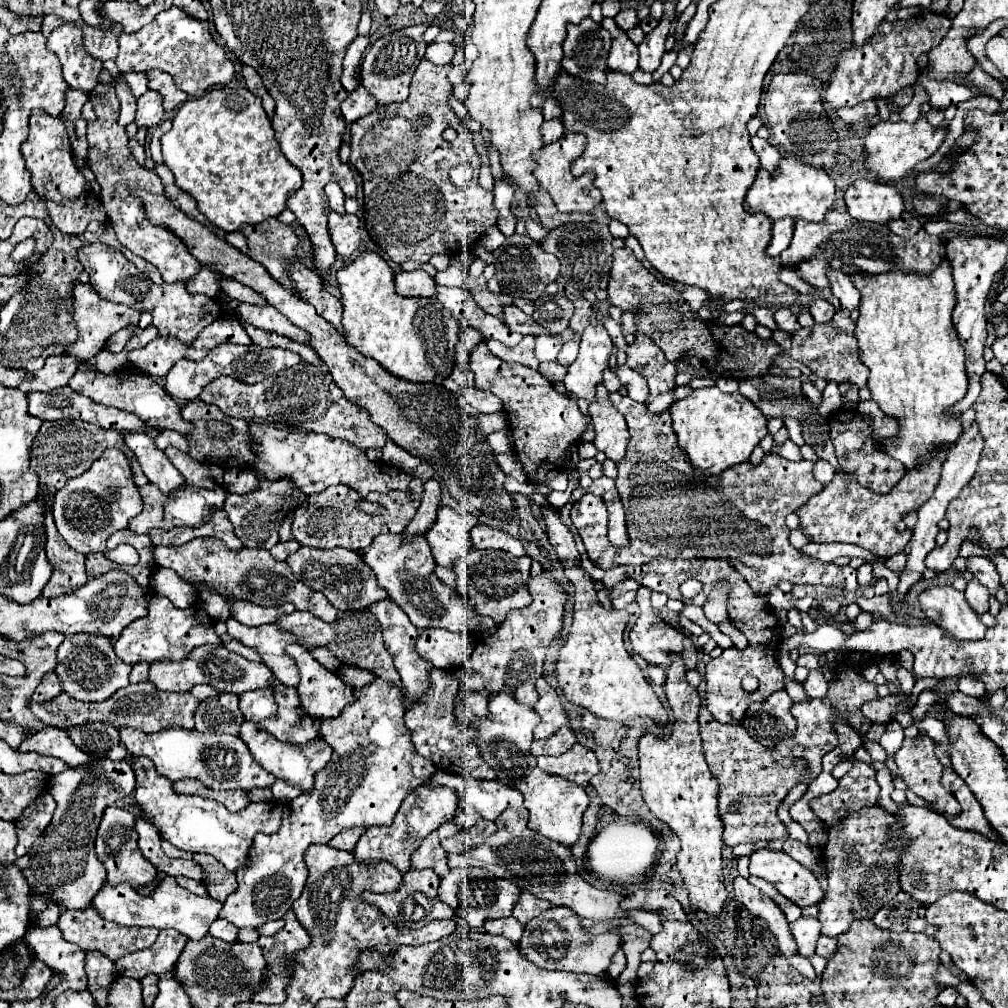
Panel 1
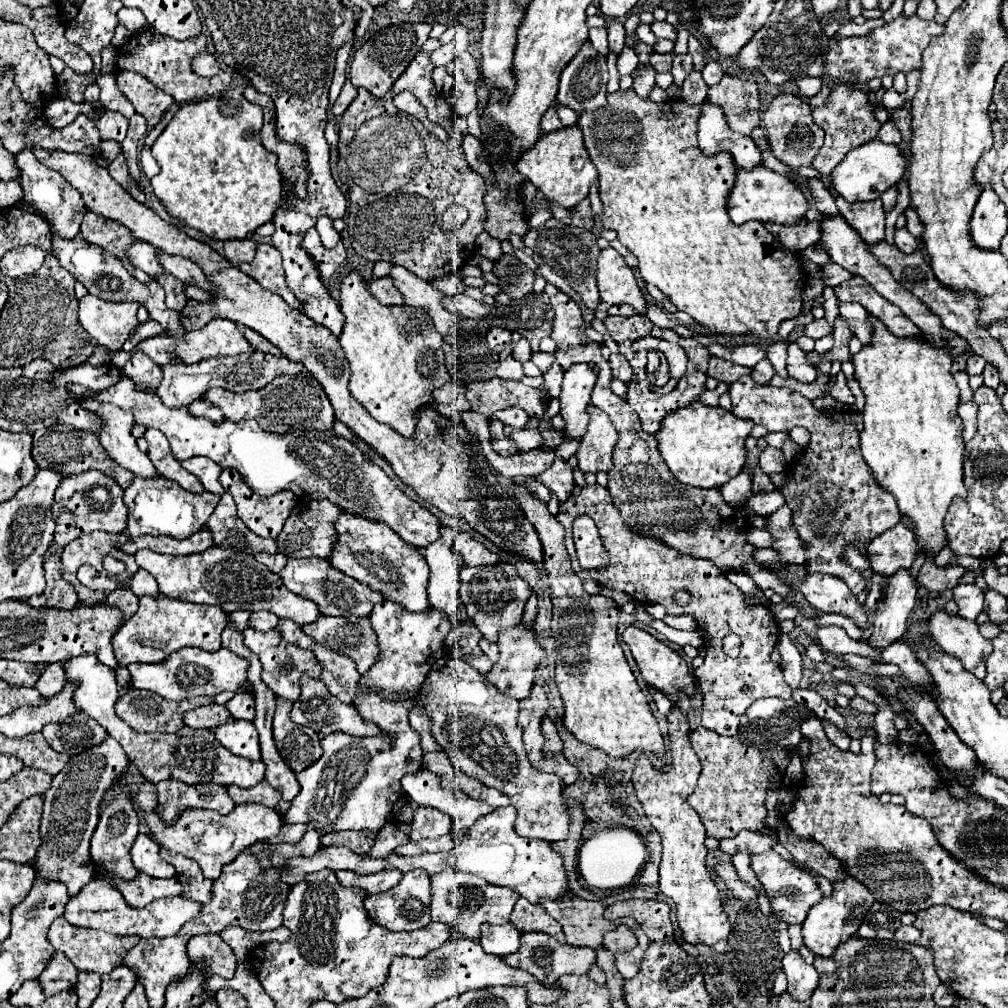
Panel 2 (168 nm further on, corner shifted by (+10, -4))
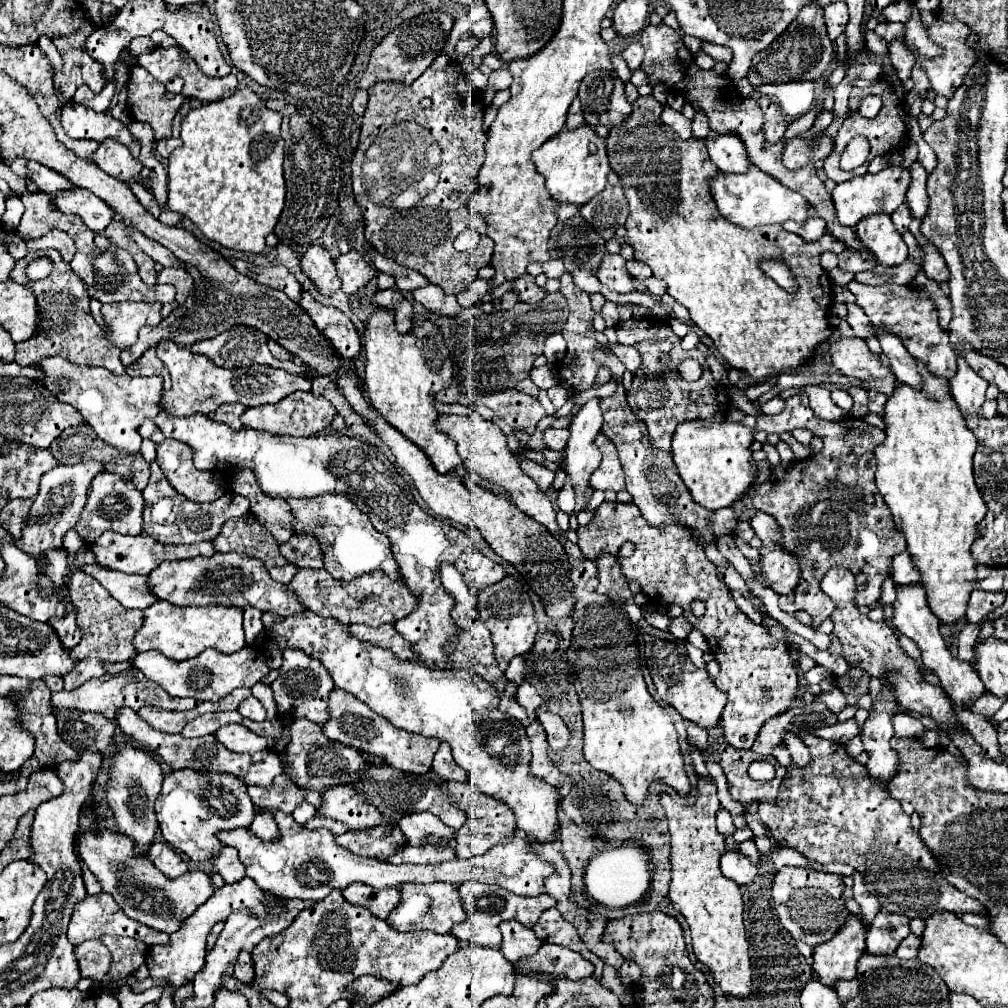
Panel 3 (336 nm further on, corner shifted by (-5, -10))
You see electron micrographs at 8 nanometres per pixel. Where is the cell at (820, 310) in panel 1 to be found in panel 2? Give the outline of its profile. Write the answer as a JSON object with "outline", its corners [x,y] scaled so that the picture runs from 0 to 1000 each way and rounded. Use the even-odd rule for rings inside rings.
{"outline":[[[807,317],[805,321],[801,321],[799,325],[799,333],[811,337],[811,335],[816,335],[816,333],[822,333],[826,331],[826,325],[822,323],[820,317]]]}

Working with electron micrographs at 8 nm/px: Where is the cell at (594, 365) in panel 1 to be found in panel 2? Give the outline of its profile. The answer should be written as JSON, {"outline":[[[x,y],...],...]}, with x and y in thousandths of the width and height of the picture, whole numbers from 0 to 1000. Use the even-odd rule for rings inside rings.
{"outline":[[[570,361],[561,369],[559,389],[557,389],[557,407],[555,411],[561,417],[561,435],[576,438],[576,433],[582,425],[582,403],[590,383],[590,369],[584,361]]]}

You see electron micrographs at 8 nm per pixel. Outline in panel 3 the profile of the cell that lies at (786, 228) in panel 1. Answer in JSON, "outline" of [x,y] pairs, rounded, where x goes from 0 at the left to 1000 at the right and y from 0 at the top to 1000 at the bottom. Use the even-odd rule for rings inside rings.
{"outline":[[[802,216],[798,222],[790,222],[790,220],[778,220],[778,228],[788,230],[792,234],[796,234],[798,238],[806,240],[806,238],[813,238],[819,232],[819,220],[815,216]]]}

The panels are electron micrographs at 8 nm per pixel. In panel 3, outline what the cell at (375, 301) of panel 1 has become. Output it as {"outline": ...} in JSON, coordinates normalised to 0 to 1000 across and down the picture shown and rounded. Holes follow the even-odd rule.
{"outline":[[[373,306],[361,325],[361,349],[363,349],[363,375],[361,383],[367,401],[377,407],[377,411],[413,442],[417,442],[431,464],[440,470],[456,462],[456,452],[452,450],[452,438],[444,431],[433,425],[435,407],[431,403],[431,393],[442,387],[448,377],[446,349],[440,343],[440,333],[437,325],[423,317],[411,323],[407,329],[397,331],[391,323],[389,306]]]}

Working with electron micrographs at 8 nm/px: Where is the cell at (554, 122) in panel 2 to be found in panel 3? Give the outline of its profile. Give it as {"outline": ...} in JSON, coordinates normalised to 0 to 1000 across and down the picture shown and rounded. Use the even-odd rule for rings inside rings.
{"outline":[[[573,97],[567,101],[565,109],[563,109],[563,117],[562,117],[562,129],[569,129],[569,127],[575,127],[579,125],[579,115],[577,115],[577,107],[575,107],[575,101]]]}

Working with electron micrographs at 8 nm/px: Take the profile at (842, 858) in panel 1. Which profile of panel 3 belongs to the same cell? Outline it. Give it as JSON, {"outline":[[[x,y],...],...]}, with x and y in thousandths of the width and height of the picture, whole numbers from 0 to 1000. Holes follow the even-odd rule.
{"outline":[[[843,909],[825,933],[808,940],[808,964],[815,974],[825,978],[829,970],[847,970],[849,954],[859,944],[859,917]]]}

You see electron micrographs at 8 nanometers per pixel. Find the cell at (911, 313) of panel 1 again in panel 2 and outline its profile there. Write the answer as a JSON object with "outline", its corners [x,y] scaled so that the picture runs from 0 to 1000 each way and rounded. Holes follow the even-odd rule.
{"outline":[[[862,317],[866,321],[866,341],[856,343],[854,349],[846,353],[848,375],[858,391],[858,425],[852,431],[854,450],[870,480],[890,496],[894,512],[904,516],[910,548],[926,554],[939,542],[936,514],[943,498],[947,494],[957,494],[959,488],[955,482],[955,425],[953,415],[947,409],[951,401],[951,385],[943,373],[945,353],[914,335],[890,335],[874,321],[874,317]]]}

